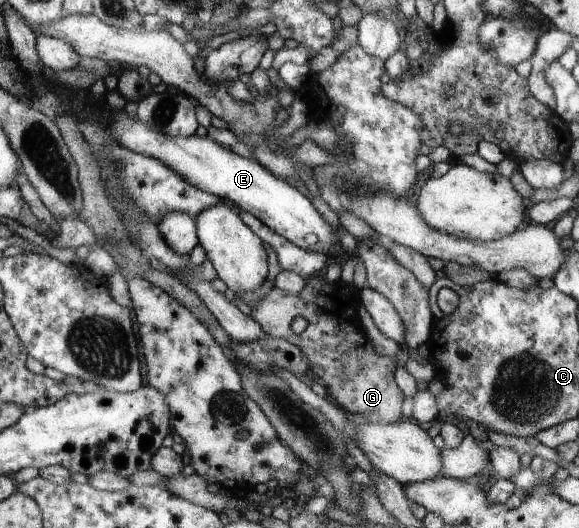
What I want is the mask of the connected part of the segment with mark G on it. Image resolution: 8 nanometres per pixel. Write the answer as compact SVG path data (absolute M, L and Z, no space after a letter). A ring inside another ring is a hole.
M324 273L308 277L305 281L298 294L274 286L250 316L261 324L267 335L286 339L306 355L309 369L324 382L329 398L346 414L369 423L395 423L402 419L404 394L394 382L396 356L378 355L373 349L374 345L356 316L356 306L361 301L356 288L347 287L342 280L329 282ZM296 316L308 320L308 326L301 334L294 333L290 327Z

